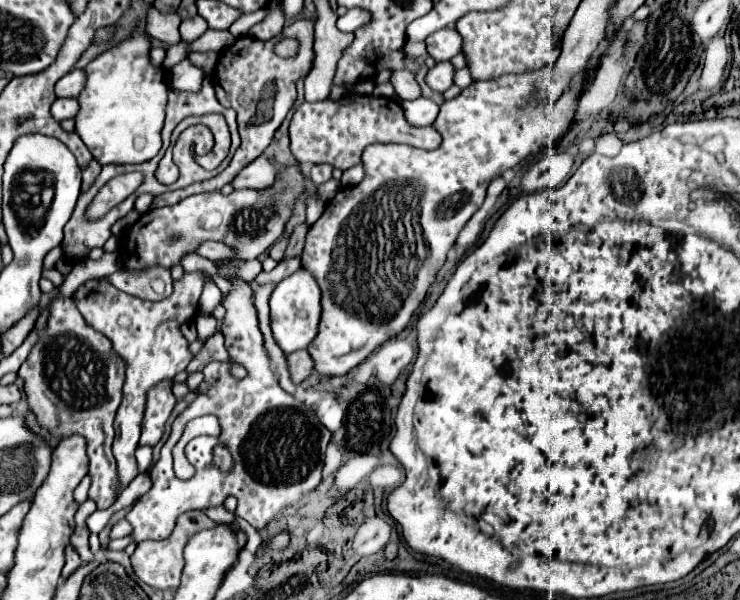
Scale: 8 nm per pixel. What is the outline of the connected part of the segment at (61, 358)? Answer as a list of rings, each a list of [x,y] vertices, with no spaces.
[[[56,297],[50,303],[50,315],[46,327],[40,331],[38,341],[30,349],[28,359],[22,363],[18,377],[24,381],[22,391],[28,397],[28,409],[36,415],[36,421],[42,429],[50,431],[56,439],[64,439],[70,435],[82,435],[86,439],[86,453],[90,459],[90,489],[88,497],[96,501],[98,509],[106,509],[116,501],[116,461],[112,457],[112,441],[114,441],[114,415],[122,401],[122,385],[126,377],[126,363],[114,351],[108,337],[92,329],[82,313],[78,311],[72,297]]]

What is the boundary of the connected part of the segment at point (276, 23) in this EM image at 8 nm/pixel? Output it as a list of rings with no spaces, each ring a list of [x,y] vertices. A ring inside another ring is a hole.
[[[270,1],[266,17],[264,17],[260,23],[256,23],[256,25],[248,31],[248,35],[266,41],[268,37],[278,35],[282,27],[284,27],[284,13],[282,13],[282,7],[280,7],[280,1]]]

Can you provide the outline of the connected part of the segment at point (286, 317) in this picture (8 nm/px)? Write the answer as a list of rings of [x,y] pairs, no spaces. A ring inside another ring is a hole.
[[[298,269],[296,273],[292,273],[290,277],[282,279],[276,285],[268,305],[270,305],[270,329],[278,347],[284,353],[306,349],[316,337],[316,329],[320,321],[320,287],[316,285],[314,277],[308,271]]]

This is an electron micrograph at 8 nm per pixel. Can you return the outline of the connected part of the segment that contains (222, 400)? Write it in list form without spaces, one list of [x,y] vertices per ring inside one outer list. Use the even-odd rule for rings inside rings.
[[[224,277],[228,283],[232,283],[232,289],[228,291],[228,295],[224,297],[224,309],[226,315],[220,321],[218,331],[224,335],[226,347],[230,347],[230,357],[244,365],[248,369],[248,377],[244,381],[236,381],[232,379],[232,375],[228,373],[228,365],[226,363],[208,363],[202,373],[204,373],[204,381],[198,385],[196,389],[196,399],[174,419],[172,423],[172,431],[170,437],[166,439],[162,451],[160,451],[160,459],[158,463],[152,467],[150,477],[154,481],[152,489],[142,495],[132,511],[126,515],[126,521],[132,525],[132,543],[142,543],[142,541],[160,541],[166,539],[172,529],[176,519],[180,517],[180,513],[192,511],[192,509],[208,509],[208,507],[216,507],[222,505],[222,501],[228,495],[234,495],[240,503],[240,517],[246,519],[252,527],[260,529],[266,527],[270,521],[282,517],[282,509],[294,501],[300,501],[302,495],[306,495],[310,489],[316,489],[318,483],[322,481],[322,467],[324,467],[324,451],[326,445],[330,441],[330,431],[318,421],[316,413],[312,409],[308,409],[304,403],[300,403],[296,397],[292,397],[290,393],[286,393],[276,381],[274,375],[270,371],[270,359],[264,351],[264,339],[262,333],[258,329],[258,315],[256,315],[256,307],[252,303],[252,287],[248,281],[240,279],[240,277]],[[200,415],[216,415],[222,427],[222,437],[218,439],[218,443],[228,443],[232,455],[234,455],[234,469],[230,473],[220,473],[216,467],[204,467],[204,469],[196,469],[196,475],[188,481],[182,481],[174,475],[172,469],[172,447],[176,445],[176,441],[180,439],[186,423],[190,419],[196,419]]]

